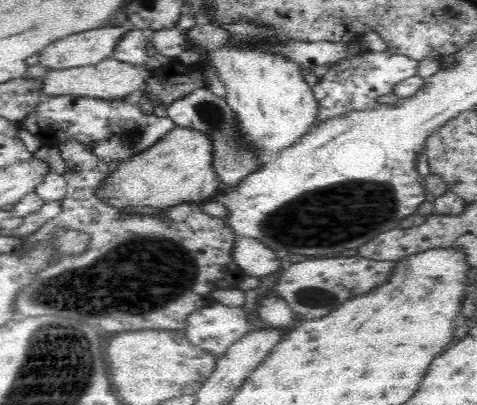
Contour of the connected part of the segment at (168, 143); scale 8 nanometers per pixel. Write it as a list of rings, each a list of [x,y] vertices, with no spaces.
[[[177,126],[164,135],[157,144],[148,150],[128,158],[126,162],[112,165],[108,178],[96,190],[98,199],[104,203],[127,209],[133,206],[152,206],[167,209],[182,203],[196,203],[214,200],[222,187],[214,165],[212,165],[213,141],[208,133],[198,129],[185,129]]]

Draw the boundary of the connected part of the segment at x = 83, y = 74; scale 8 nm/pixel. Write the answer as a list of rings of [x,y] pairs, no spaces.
[[[110,56],[89,66],[79,66],[79,68],[72,69],[50,69],[48,74],[40,79],[41,93],[48,97],[74,95],[113,101],[117,98],[124,99],[136,96],[137,93],[146,89],[146,76],[147,71],[144,66],[133,66]]]

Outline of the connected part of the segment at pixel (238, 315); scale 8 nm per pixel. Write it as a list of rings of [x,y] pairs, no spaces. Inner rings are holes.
[[[219,302],[195,310],[186,322],[182,331],[185,337],[218,359],[226,354],[236,340],[252,331],[242,308]]]

